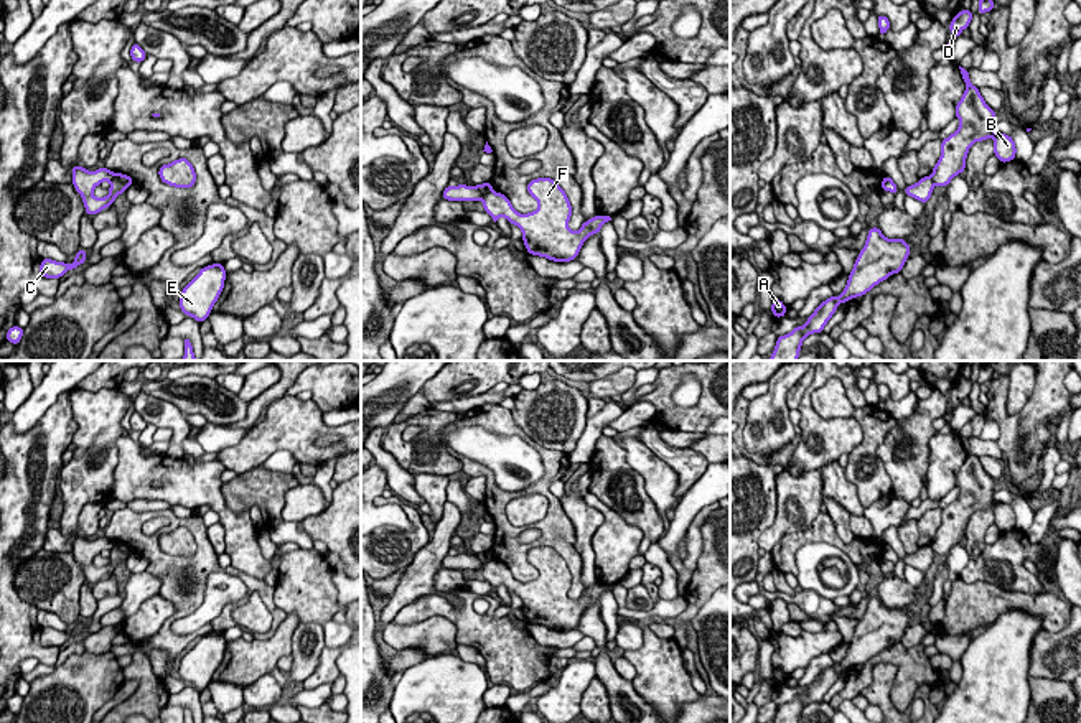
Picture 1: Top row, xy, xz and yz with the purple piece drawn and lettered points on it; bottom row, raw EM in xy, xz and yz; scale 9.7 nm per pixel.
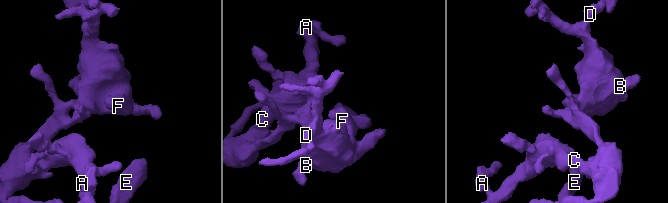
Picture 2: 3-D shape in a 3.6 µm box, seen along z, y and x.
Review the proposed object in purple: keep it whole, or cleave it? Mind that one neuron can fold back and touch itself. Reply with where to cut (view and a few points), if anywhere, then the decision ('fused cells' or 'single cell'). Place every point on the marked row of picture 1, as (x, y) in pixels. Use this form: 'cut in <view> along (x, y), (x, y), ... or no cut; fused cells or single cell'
cut in xz along (493, 191), (482, 196); fused cells

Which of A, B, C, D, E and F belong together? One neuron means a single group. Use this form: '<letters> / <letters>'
A C E / B D F

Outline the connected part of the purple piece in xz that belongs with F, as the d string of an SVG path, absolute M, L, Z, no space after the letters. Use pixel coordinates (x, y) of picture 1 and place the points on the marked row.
M536 178L527 183L526 189L539 203L532 212L517 212L506 194L494 191L483 196L483 208L494 222L506 217L508 222L517 226L531 255L545 257L552 262L575 260L583 242L592 234L600 234L603 222L613 221L613 216L597 214L585 221L577 232L570 231L572 204L552 178Z

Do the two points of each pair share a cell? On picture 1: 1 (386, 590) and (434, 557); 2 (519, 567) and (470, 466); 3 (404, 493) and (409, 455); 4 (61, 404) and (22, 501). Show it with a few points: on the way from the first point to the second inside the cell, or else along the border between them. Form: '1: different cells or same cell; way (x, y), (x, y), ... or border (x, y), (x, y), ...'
1: different cells; border (407, 569), (388, 600)
2: same cell; way (510, 541), (491, 485)
3: different cells; border (383, 442), (383, 447), (412, 476)
4: same cell; way (42, 429), (33, 437), (27, 452), (25, 476)

